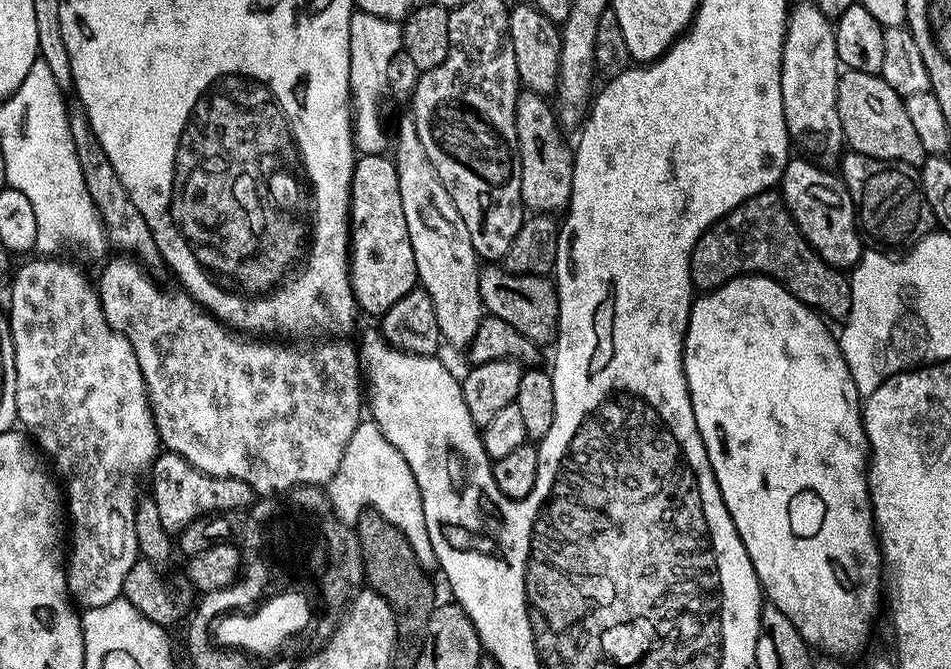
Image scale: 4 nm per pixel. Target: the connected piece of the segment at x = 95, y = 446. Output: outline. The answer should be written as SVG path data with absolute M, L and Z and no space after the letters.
M36 258L24 264L16 272L12 280L12 301L8 304L6 315L10 334L14 342L14 370L16 371L16 419L23 431L34 441L37 449L50 461L51 467L58 473L66 493L66 516L72 519L72 548L66 552L66 571L68 573L68 594L81 609L87 610L98 606L108 606L110 602L121 599L126 574L130 574L130 566L138 559L140 547L134 534L134 514L136 513L136 479L147 477L152 471L152 463L161 451L160 435L152 417L152 407L148 401L146 382L142 378L142 366L138 366L138 358L134 358L134 350L130 342L120 332L115 332L106 322L106 314L100 305L100 293L72 264L63 264L60 258Z

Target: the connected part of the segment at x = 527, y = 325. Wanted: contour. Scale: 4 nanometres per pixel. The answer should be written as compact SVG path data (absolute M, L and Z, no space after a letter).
M492 262L481 267L478 290L482 294L487 315L502 318L502 322L510 322L514 330L526 334L526 338L541 346L551 345L555 341L560 307L556 285L548 276L519 276L504 271L499 263Z

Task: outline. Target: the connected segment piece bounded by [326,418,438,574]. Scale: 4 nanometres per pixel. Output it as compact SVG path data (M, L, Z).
M371 418L361 419L350 442L342 454L342 462L331 483L326 486L326 499L331 511L343 524L355 525L356 519L365 510L382 514L386 522L394 522L406 534L414 554L424 571L432 574L438 565L430 533L426 530L426 514L422 514L422 494L406 458L382 434L382 430Z

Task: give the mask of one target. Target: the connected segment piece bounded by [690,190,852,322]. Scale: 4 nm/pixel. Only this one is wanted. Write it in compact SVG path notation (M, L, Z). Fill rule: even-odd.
M769 190L743 200L726 216L711 224L698 238L690 258L693 285L700 290L720 288L738 276L759 274L768 276L820 313L829 321L848 319L852 286L849 277L839 268L831 268L808 244L808 239L798 230L792 215L779 191Z

